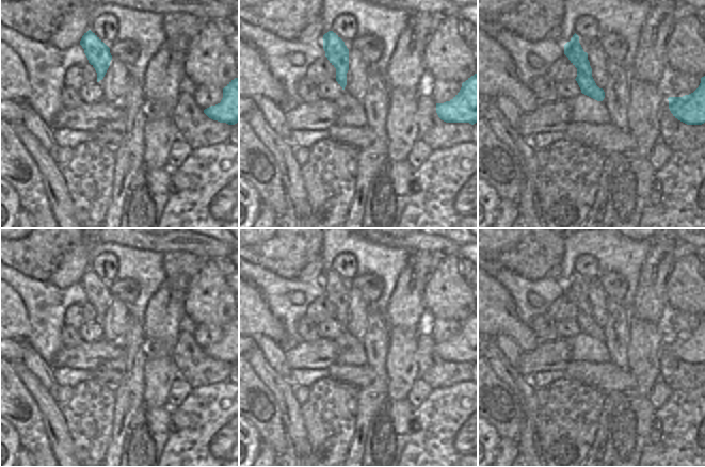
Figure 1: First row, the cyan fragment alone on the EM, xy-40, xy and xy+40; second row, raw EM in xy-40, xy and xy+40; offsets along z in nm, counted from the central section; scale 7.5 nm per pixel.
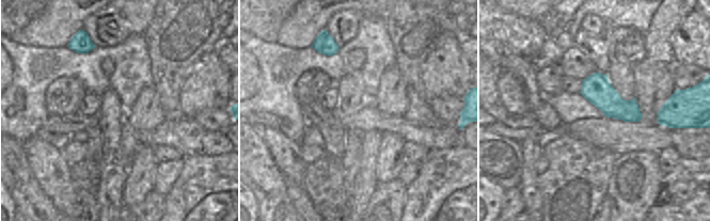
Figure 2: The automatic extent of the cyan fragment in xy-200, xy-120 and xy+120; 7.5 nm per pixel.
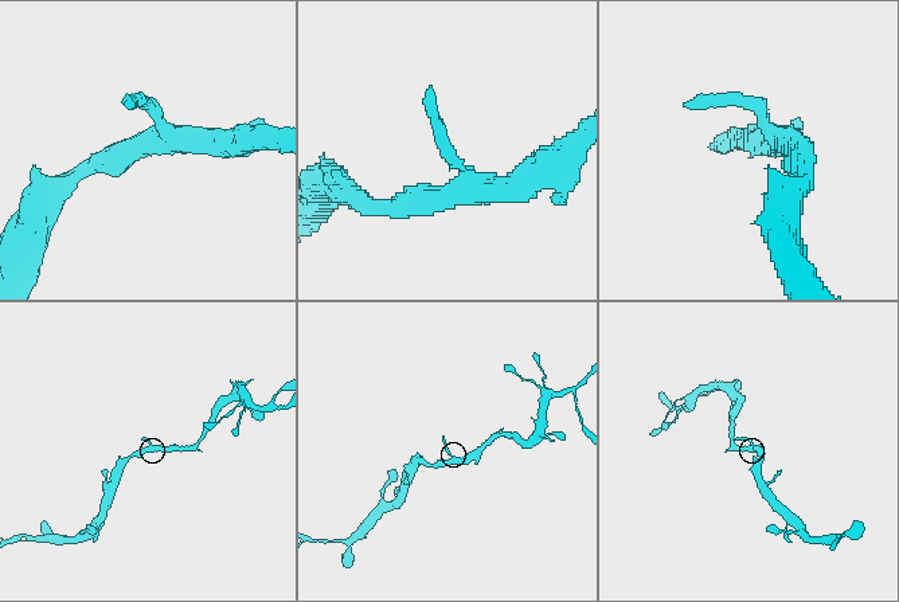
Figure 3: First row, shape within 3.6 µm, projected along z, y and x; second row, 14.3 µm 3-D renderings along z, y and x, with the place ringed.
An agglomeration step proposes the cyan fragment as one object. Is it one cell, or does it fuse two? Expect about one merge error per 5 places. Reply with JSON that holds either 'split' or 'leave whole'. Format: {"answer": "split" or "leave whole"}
{"answer": "leave whole"}

